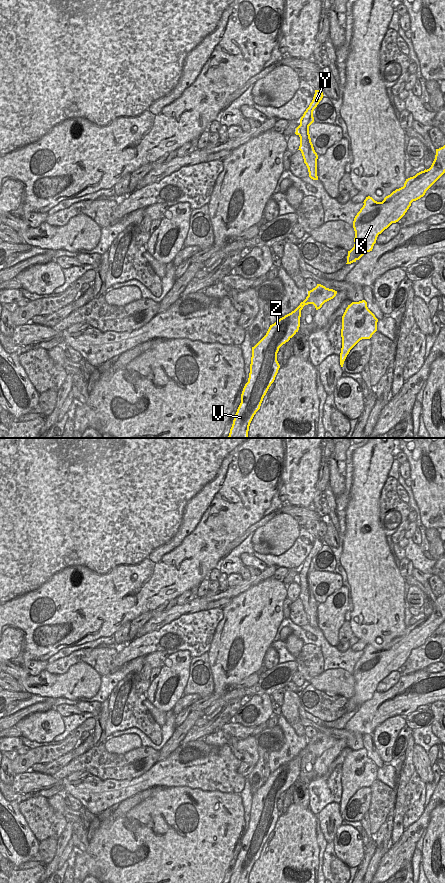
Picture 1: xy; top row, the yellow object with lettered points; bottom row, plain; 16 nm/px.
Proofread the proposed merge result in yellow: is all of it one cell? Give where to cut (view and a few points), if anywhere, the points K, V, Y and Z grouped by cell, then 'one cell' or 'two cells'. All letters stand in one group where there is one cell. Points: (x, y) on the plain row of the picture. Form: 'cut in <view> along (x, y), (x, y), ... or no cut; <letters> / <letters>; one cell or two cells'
cut in xy along (309, 584), (309, 590), (312, 594), (311, 601), (317, 604); K V Z / Y; two cells

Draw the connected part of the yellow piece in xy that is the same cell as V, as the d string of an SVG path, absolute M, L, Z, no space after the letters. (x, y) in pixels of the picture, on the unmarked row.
M317 732L294 759L270 773L266 783L252 795L248 830L243 836L229 883L248 883L250 871L280 816L277 809L279 796L298 780L303 755L313 752L318 758L336 742L337 739Z

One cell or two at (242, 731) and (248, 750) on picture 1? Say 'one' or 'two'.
two

